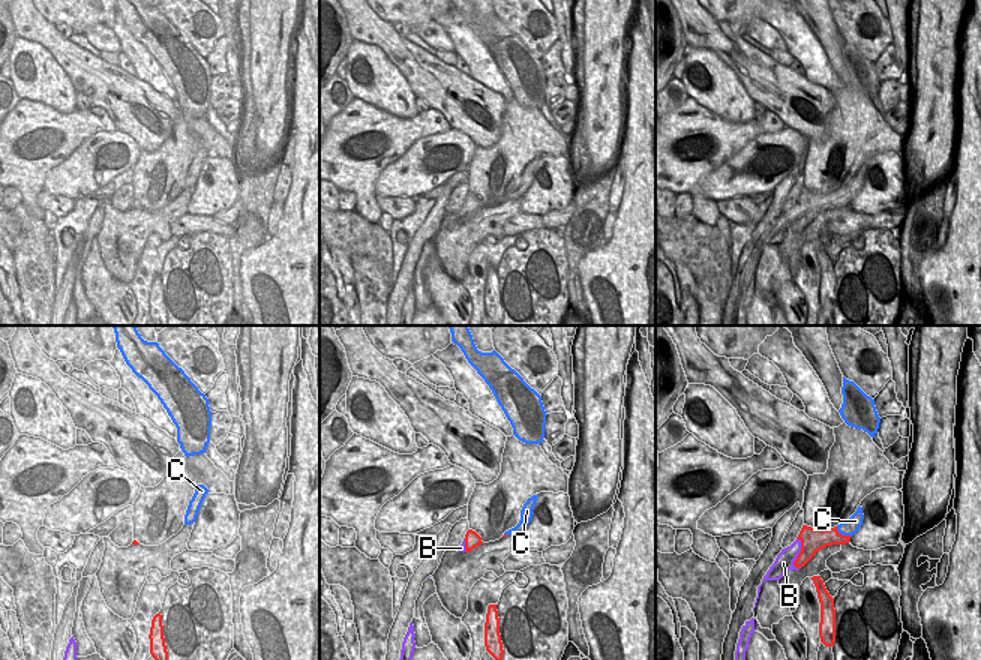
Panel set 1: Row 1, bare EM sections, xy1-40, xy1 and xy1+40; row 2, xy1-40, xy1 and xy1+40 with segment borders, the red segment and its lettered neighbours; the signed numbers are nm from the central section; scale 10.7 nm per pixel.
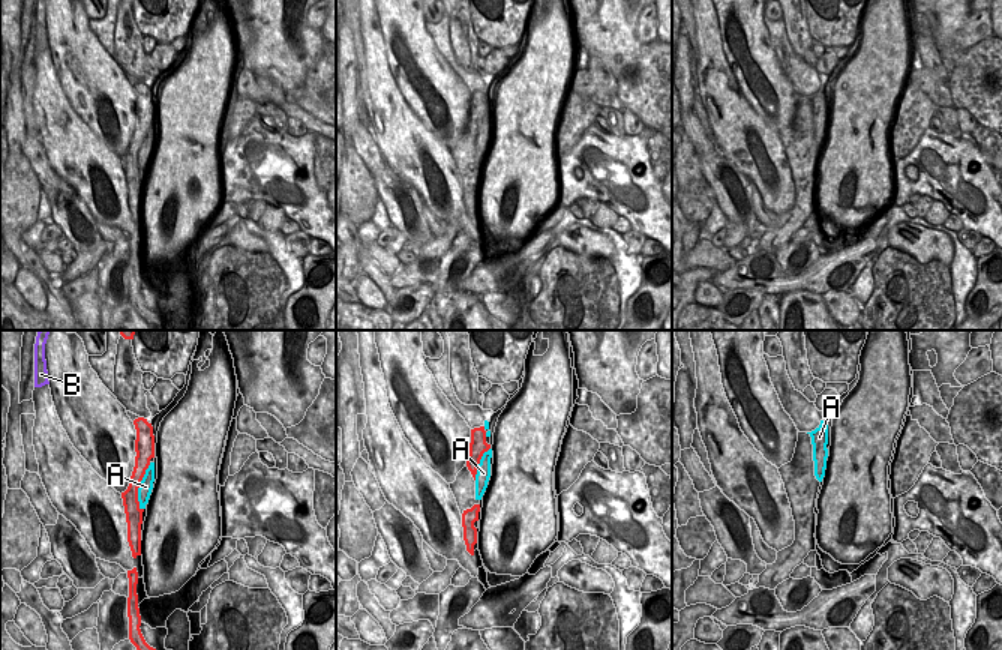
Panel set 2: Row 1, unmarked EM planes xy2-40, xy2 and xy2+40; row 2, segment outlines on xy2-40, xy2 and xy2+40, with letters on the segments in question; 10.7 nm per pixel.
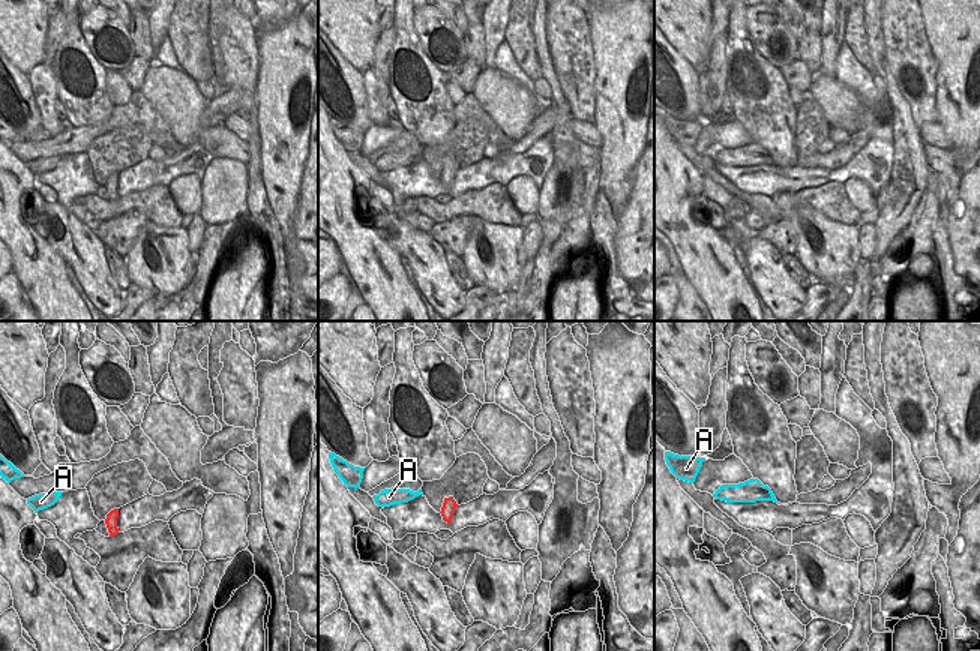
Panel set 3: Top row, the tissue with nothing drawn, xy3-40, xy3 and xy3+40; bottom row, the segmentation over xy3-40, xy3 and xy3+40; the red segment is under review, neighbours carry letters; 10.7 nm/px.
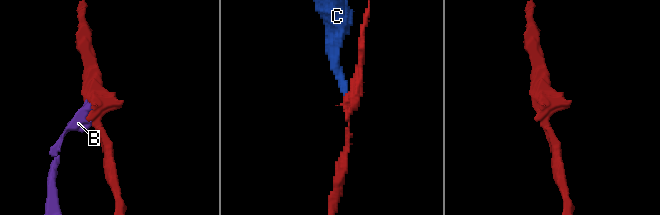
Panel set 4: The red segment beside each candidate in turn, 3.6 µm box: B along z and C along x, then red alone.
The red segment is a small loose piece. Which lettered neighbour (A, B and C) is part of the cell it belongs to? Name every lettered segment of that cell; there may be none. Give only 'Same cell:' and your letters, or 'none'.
Same cell: none

